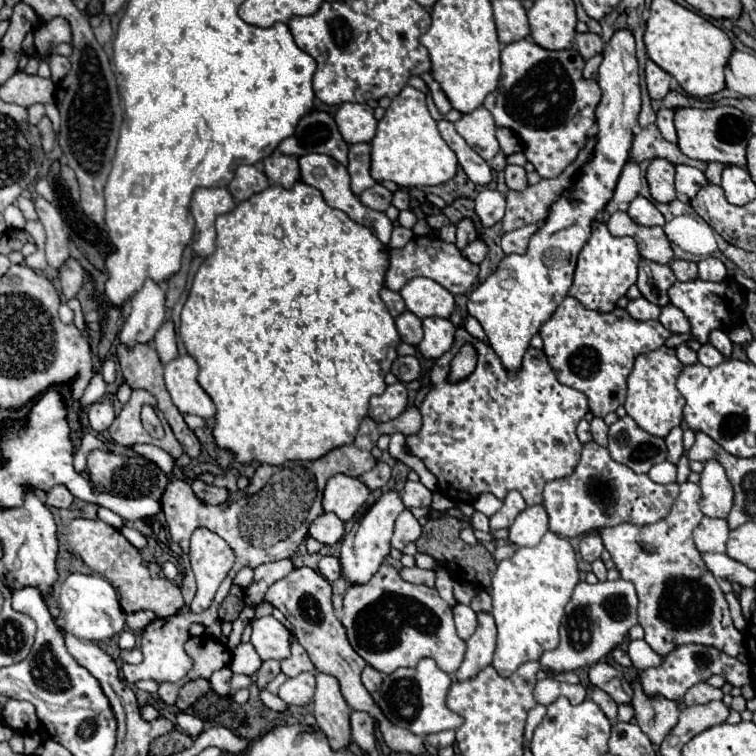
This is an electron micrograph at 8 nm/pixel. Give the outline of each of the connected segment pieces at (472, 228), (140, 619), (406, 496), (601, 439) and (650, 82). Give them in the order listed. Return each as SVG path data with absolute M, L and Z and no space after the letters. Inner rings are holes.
M462 219L456 225L456 245L458 245L458 249L464 249L476 237L478 237L478 233L476 233L476 225L472 223L472 219Z
M136 611L136 613L130 613L128 617L126 617L126 625L128 625L128 629L132 629L132 631L142 631L150 621L154 621L156 619L156 615L152 613L152 611Z
M406 481L404 491L400 493L406 507L428 507L432 503L432 491L426 489L420 481Z
M594 417L594 419L590 421L590 431L592 431L592 437L594 437L594 441L596 441L598 445L602 445L602 447L608 445L608 425L604 423L604 419Z
M648 59L646 63L646 85L648 85L648 93L652 99L664 99L666 93L670 91L670 81L672 75L666 73L664 69L660 69L654 61Z

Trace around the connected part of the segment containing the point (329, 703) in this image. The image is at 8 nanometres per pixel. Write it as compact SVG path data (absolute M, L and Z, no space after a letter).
M316 675L314 717L332 751L340 751L350 745L350 707L344 701L340 685L332 675Z

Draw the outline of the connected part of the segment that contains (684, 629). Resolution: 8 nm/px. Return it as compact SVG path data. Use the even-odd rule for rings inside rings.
M686 481L680 485L680 495L666 519L646 527L634 523L606 527L600 529L600 537L620 577L636 587L640 601L638 621L646 631L646 643L656 653L666 655L678 645L702 643L738 657L746 649L746 637L732 625L724 593L692 541L692 531L704 517L698 501L700 487Z

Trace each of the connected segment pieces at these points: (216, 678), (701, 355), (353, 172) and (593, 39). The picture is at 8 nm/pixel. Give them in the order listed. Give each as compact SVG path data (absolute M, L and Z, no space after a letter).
M224 667L222 671L216 671L210 679L212 683L212 689L218 693L218 695L228 695L230 693L230 677L232 677L232 671L228 667Z
M706 343L706 345L702 345L702 347L698 349L698 359L700 359L702 365L714 367L714 365L720 365L726 357L724 357L716 347L712 347L710 343Z
M358 143L350 145L347 171L350 173L350 185L355 195L374 187L376 181L370 175L370 145Z
M578 33L574 39L574 45L584 59L590 59L592 55L602 53L602 49L604 49L604 43L602 43L600 35L596 35L596 33Z

